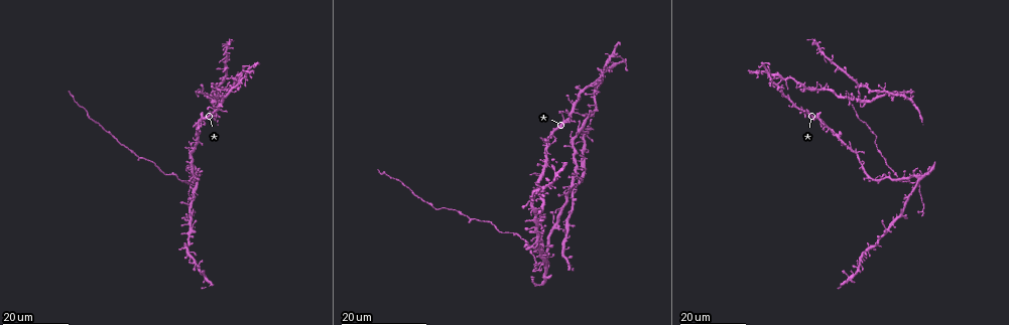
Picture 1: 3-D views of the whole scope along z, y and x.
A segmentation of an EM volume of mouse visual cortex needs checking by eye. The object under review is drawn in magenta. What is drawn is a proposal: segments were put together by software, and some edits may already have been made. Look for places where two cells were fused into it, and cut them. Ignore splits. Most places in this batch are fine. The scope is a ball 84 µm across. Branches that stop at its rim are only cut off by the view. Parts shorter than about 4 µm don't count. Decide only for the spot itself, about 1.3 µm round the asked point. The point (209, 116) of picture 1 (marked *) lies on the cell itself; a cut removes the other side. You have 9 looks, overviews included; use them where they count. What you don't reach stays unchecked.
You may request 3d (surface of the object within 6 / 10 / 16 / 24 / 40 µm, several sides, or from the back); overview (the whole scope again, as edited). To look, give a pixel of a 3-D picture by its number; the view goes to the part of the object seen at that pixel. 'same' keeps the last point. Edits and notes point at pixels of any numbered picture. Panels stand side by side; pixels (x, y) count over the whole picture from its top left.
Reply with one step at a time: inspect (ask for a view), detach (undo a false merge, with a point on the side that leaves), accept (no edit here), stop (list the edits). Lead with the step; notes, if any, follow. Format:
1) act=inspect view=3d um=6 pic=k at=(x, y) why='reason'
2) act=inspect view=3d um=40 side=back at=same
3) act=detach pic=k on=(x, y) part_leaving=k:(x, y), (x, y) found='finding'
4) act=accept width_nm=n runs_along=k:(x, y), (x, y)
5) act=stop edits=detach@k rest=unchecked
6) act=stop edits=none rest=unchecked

act=inspect view=3d um=16 pic=1 at=(609, 67) why='two arms at a narrow angle'

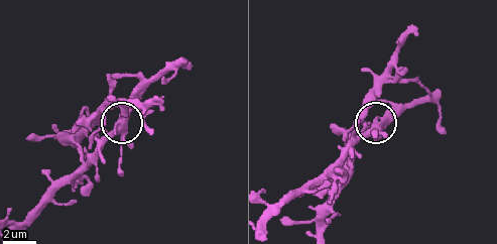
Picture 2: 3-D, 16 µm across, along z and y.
act=inspect view=3d um=10 pic=2 at=(376, 121)

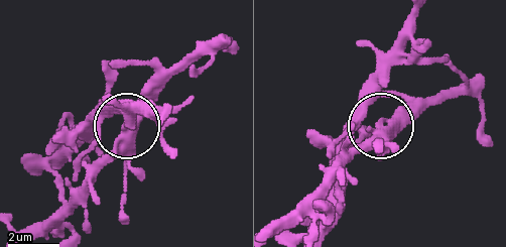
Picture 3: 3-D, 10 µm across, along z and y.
act=accept runs_along=3:(35, 235), (118, 143), (120, 105) found='all the same cell'

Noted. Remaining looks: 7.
act=inspect view=3d um=16 pic=1 at=(917, 185) why='two arms in line, one across'

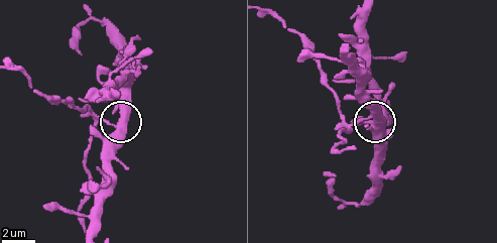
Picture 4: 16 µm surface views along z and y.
act=inspect view=3d um=6 pic=4 at=(370, 114)

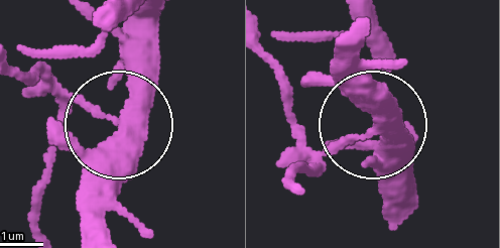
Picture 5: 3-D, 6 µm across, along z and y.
act=accept runs_along=5:(144, 21), (133, 108), (112, 119), (72, 108), (50, 159) found='all the same cell'

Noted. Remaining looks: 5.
act=inspect view=3d um=16 pic=1 at=(886, 228) why='four-way junction'

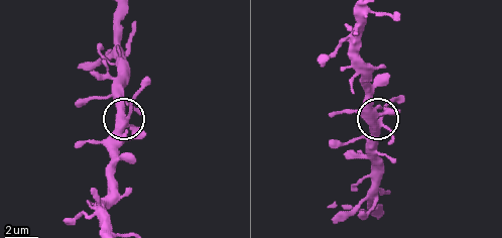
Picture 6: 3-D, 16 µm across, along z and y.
act=inspect view=3d um=6 pic=6 at=(378, 121)

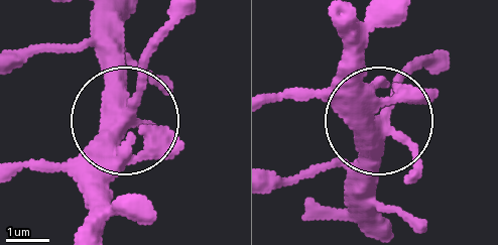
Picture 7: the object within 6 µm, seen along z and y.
act=accept found='continuous, no second cell'

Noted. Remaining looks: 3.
act=inspect view=3d um=16 pic=1 at=(553, 226) why='three-way junction'

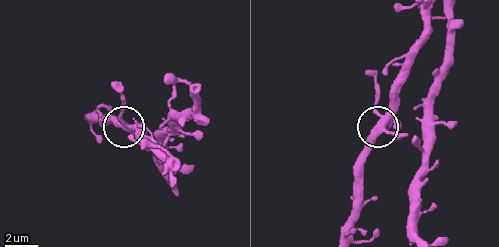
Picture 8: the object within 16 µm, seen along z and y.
act=inspect view=3d um=6 pic=8 at=(383, 131)

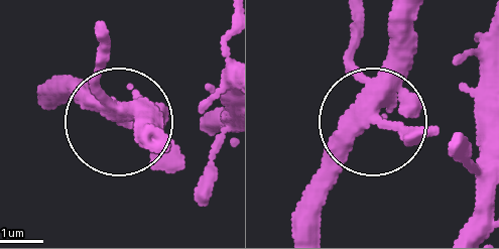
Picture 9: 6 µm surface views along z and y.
act=inspect view=3d um=6 side=back pic=9 at=(371, 123)

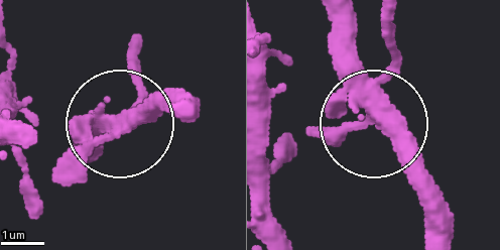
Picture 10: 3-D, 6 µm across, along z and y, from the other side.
act=accept side_arm_um=10 arms=3 found='continuous, no second cell'

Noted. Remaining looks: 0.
act=stop edits=none rest=unchecked

